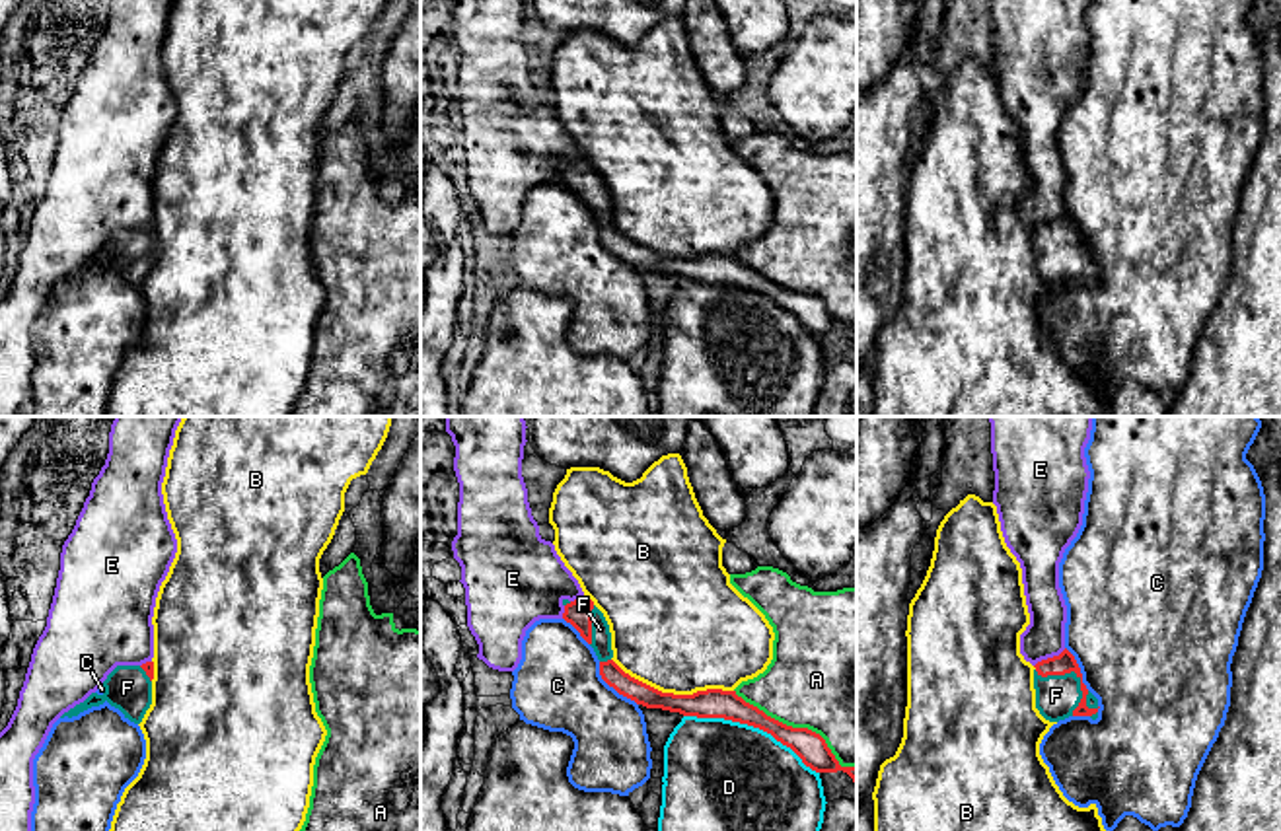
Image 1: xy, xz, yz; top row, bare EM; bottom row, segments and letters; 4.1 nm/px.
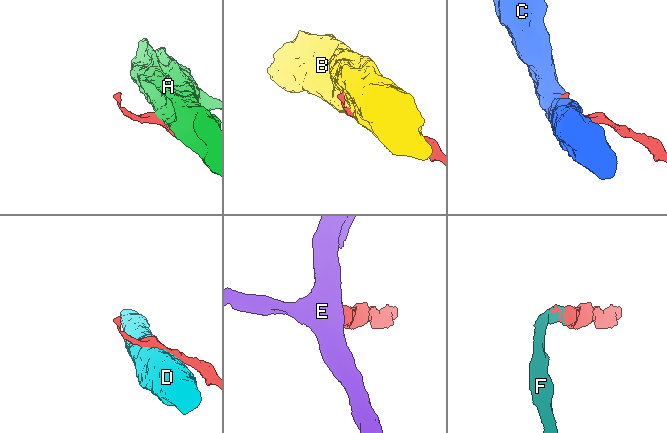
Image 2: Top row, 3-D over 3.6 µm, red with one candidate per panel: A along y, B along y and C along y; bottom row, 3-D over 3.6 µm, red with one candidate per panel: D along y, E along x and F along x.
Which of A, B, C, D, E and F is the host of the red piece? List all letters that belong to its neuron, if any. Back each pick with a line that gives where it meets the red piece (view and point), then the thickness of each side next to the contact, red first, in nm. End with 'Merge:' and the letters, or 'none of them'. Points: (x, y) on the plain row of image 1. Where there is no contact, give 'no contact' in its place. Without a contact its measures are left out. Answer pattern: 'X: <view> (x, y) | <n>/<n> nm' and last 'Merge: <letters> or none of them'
F: yz (1077, 240) | 90/180 nm
Merge: F

